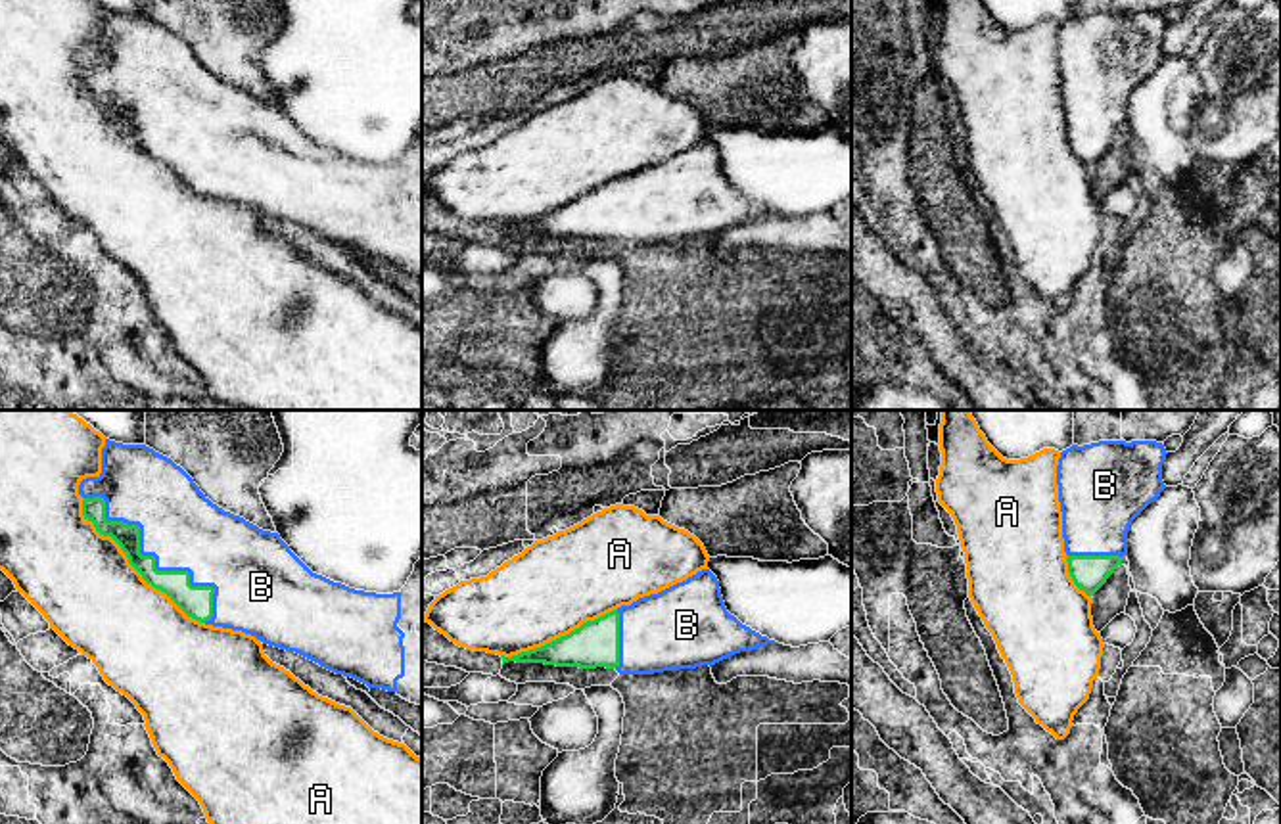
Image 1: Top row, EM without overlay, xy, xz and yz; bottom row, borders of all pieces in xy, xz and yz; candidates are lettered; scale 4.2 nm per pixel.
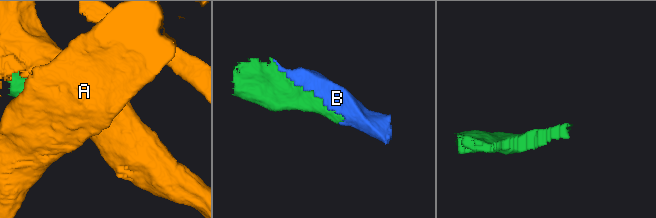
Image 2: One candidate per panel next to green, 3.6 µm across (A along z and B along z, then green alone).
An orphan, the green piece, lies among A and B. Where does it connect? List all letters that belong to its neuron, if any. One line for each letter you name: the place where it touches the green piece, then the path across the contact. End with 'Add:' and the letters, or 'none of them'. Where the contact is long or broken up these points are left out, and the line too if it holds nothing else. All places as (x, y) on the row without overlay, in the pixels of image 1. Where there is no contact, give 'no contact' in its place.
B: contact xy (152, 127)
Add: B

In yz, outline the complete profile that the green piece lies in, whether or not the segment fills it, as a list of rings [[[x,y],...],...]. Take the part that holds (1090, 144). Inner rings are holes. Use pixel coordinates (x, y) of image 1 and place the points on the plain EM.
[[[1099,11],[1072,15],[1060,23],[1057,56],[1068,144],[1087,167],[1093,167],[1122,136],[1131,92],[1166,59],[1162,52],[1166,25],[1164,15],[1156,11]]]

